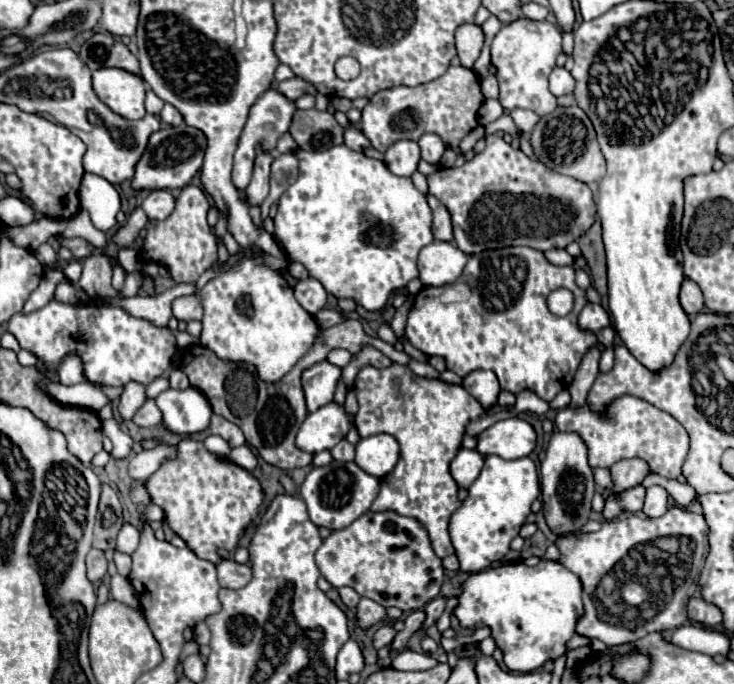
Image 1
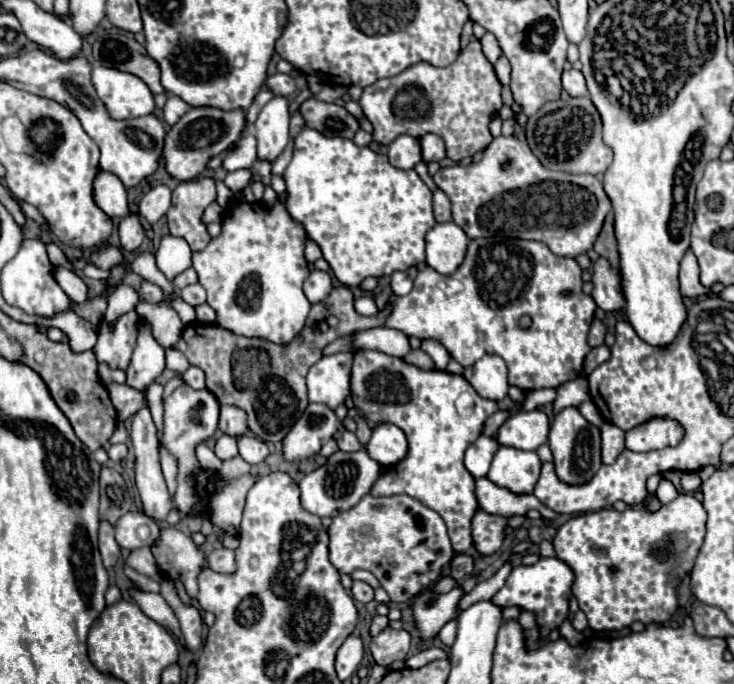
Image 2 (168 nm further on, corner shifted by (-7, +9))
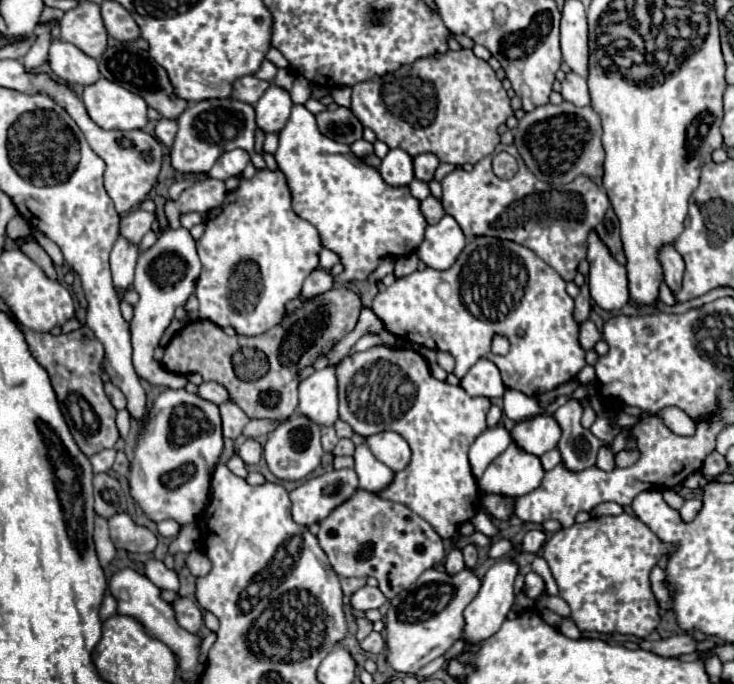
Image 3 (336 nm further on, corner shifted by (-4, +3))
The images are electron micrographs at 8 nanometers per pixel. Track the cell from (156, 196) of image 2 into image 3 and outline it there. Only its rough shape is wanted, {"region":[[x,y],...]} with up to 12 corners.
{"region":[[141,208],[121,218],[121,236],[137,244],[155,222]]}

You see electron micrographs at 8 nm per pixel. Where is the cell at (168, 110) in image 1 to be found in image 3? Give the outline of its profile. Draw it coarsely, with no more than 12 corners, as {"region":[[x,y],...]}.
{"region":[[161,118],[155,134],[163,144],[171,146],[177,134],[175,118]]}

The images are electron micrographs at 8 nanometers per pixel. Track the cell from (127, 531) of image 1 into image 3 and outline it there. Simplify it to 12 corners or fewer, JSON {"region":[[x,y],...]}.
{"region":[[129,514],[109,520],[111,540],[127,552],[149,554],[157,536]]}

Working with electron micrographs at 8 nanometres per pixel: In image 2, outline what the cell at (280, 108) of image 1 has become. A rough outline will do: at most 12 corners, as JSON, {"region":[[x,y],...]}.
{"region":[[240,138],[222,160],[226,172],[256,164],[256,138]]}

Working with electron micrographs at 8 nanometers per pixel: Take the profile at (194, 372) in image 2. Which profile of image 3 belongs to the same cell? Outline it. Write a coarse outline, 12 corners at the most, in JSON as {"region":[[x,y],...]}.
{"region":[[217,382],[197,386],[197,396],[213,404],[229,402],[227,390]]}

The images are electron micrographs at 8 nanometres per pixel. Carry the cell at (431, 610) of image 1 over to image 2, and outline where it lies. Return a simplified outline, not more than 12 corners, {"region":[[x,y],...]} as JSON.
{"region":[[456,554],[450,572],[456,580],[474,570],[474,556]]}

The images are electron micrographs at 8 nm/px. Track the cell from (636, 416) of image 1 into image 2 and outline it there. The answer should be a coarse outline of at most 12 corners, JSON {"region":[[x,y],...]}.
{"region":[[654,418],[626,432],[626,448],[650,452],[676,446],[678,422]]}

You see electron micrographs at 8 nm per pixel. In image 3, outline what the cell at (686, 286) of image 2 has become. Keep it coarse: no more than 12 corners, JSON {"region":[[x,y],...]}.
{"region":[[665,246],[661,258],[665,284],[677,292],[685,262],[675,248]]}

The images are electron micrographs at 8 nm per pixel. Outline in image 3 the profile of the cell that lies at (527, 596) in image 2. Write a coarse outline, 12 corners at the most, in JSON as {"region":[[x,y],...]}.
{"region":[[537,572],[525,576],[523,594],[539,600],[545,594],[545,582]]}

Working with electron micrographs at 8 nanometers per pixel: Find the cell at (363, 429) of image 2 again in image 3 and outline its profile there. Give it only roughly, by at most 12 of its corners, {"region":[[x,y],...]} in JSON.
{"region":[[367,442],[355,448],[355,472],[363,490],[389,486],[391,470],[371,454]]}

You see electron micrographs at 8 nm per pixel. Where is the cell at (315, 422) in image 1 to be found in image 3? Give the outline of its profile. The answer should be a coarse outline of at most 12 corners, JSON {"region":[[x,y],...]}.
{"region":[[305,414],[279,424],[263,448],[279,480],[301,480],[323,456]]}

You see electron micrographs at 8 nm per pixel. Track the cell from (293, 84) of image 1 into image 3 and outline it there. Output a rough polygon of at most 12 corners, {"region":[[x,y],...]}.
{"region":[[255,76],[235,82],[235,98],[257,104],[271,84]]}

